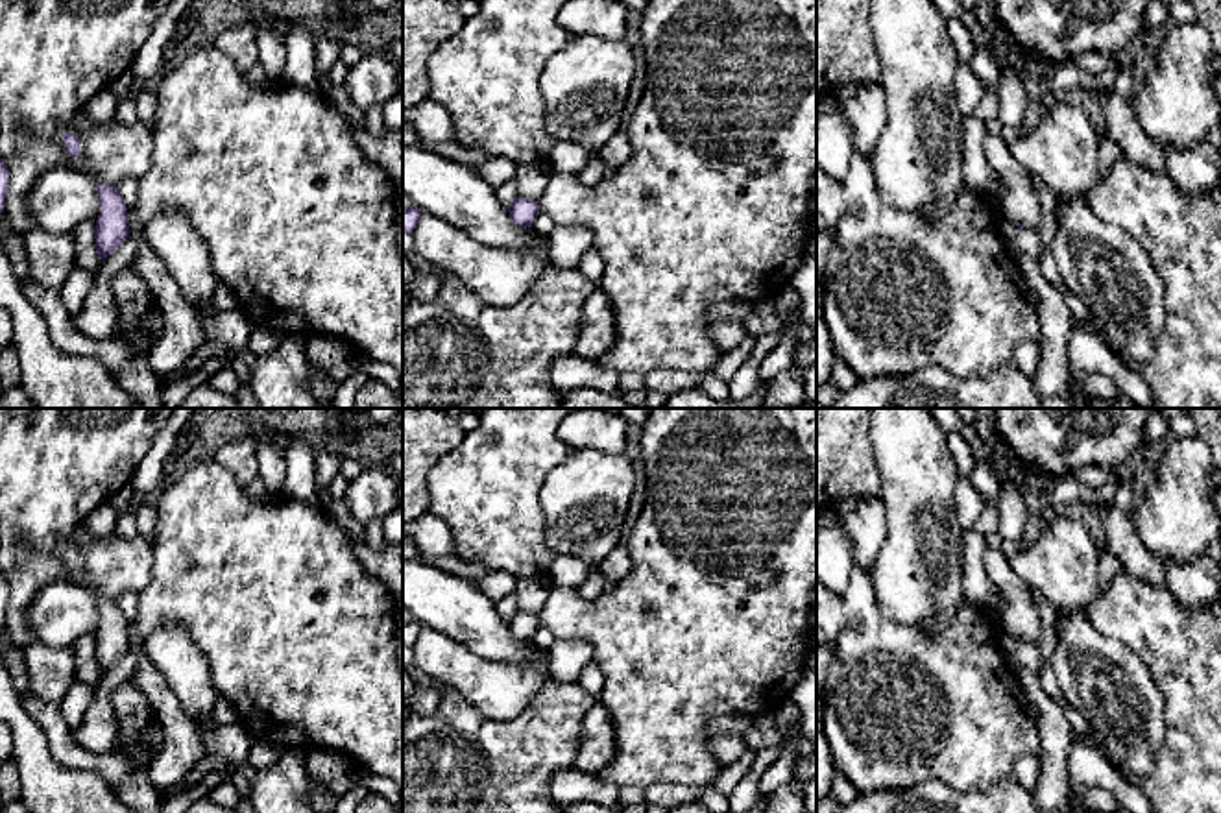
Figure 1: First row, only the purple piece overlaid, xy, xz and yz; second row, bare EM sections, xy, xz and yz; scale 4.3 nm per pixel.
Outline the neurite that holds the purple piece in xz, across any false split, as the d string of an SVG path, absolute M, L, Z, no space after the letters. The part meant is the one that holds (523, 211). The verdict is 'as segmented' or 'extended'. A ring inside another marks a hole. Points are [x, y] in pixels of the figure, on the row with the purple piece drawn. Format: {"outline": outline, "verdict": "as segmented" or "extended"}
{"outline": "M517 196L512 201L512 205L508 207L508 212L519 227L526 229L526 227L532 227L536 216L539 212L539 205L538 205L538 201Z", "verdict": "as segmented"}

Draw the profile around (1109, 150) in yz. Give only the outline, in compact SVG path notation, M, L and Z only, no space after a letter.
M1103 135L1099 142L1099 172L1103 177L1110 172L1116 161L1123 159L1119 144L1110 137Z

